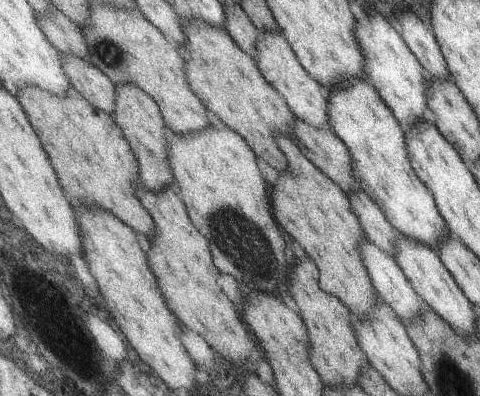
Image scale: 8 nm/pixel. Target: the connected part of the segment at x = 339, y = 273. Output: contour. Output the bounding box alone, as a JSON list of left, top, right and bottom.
[269,134,380,318]

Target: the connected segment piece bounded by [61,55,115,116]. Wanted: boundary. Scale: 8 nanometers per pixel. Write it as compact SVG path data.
M61 55L61 65L72 87L94 108L110 116L115 105L115 84L99 68L86 59Z

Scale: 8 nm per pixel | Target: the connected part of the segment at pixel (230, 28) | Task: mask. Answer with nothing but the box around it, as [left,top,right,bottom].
[223,4,260,56]

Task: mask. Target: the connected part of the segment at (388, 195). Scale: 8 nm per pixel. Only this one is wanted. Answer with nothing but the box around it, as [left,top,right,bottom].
[327,79,449,250]

